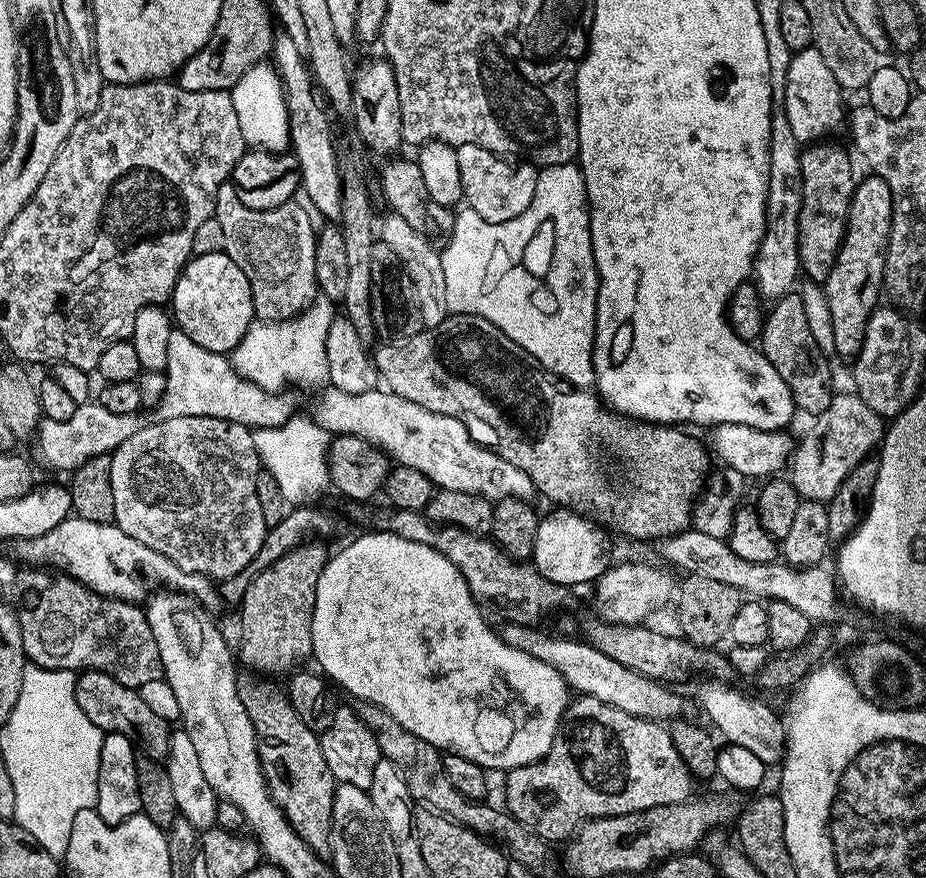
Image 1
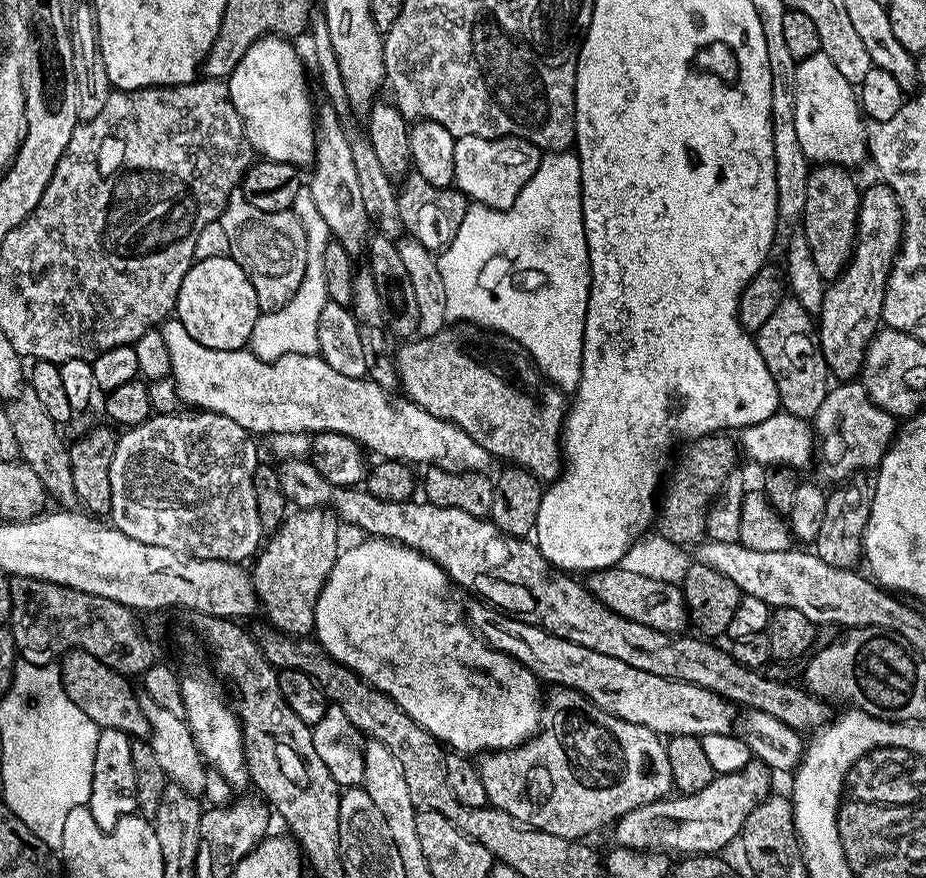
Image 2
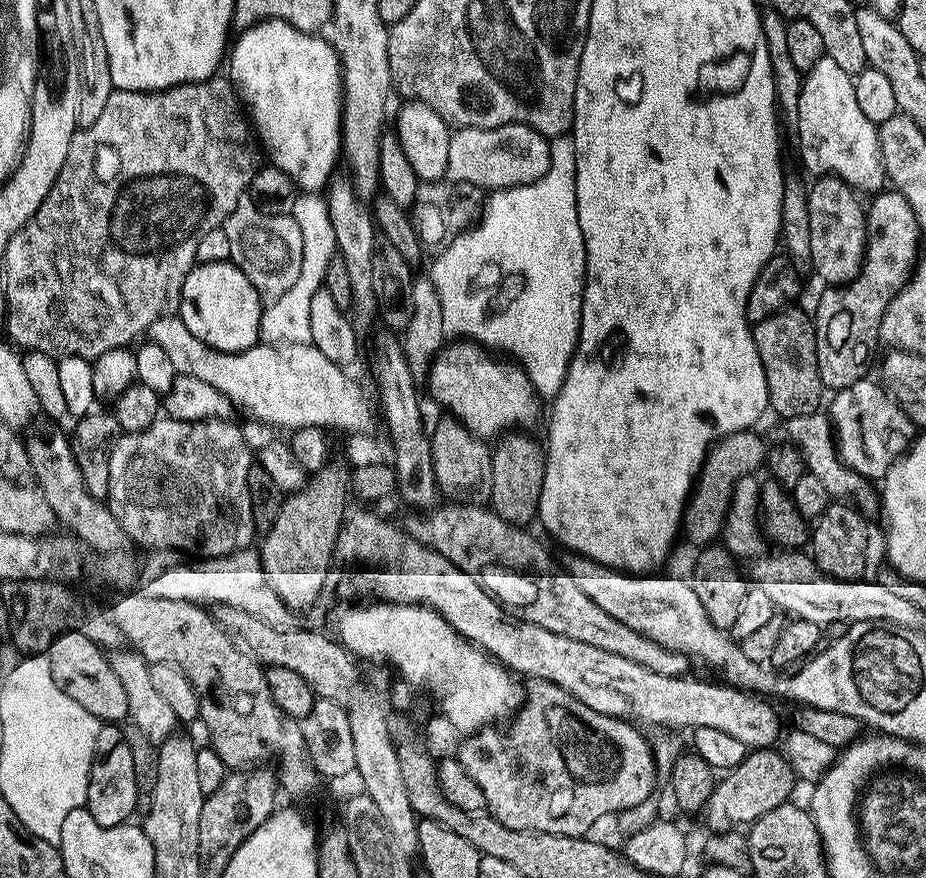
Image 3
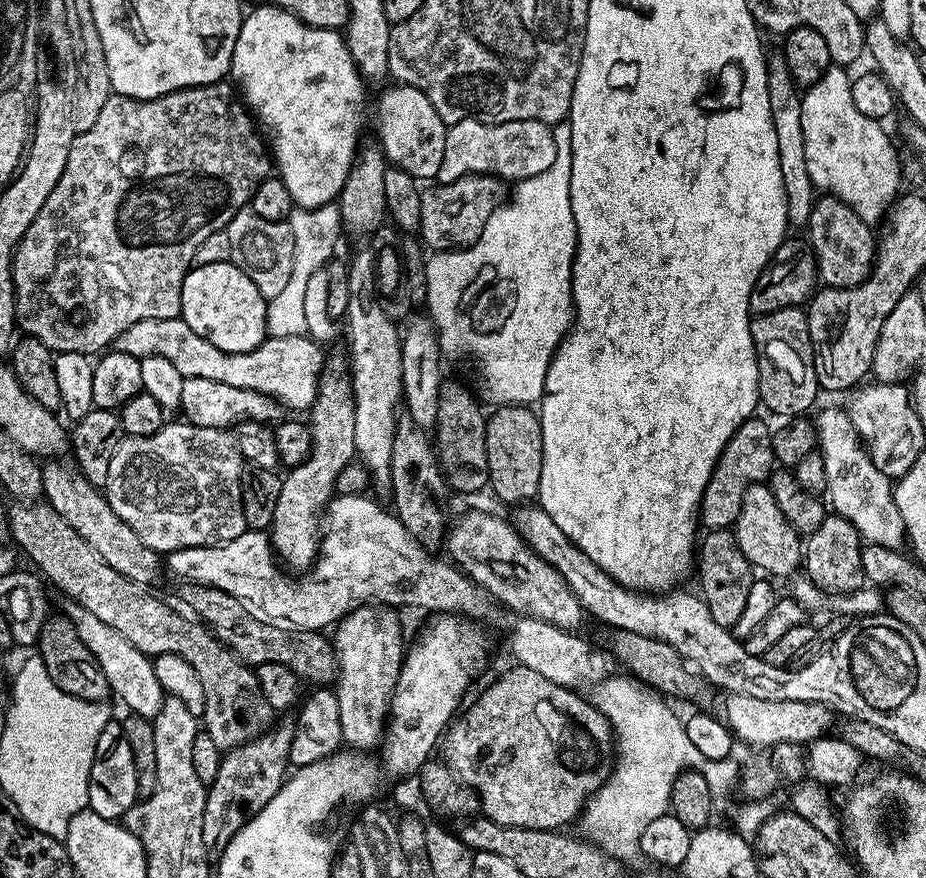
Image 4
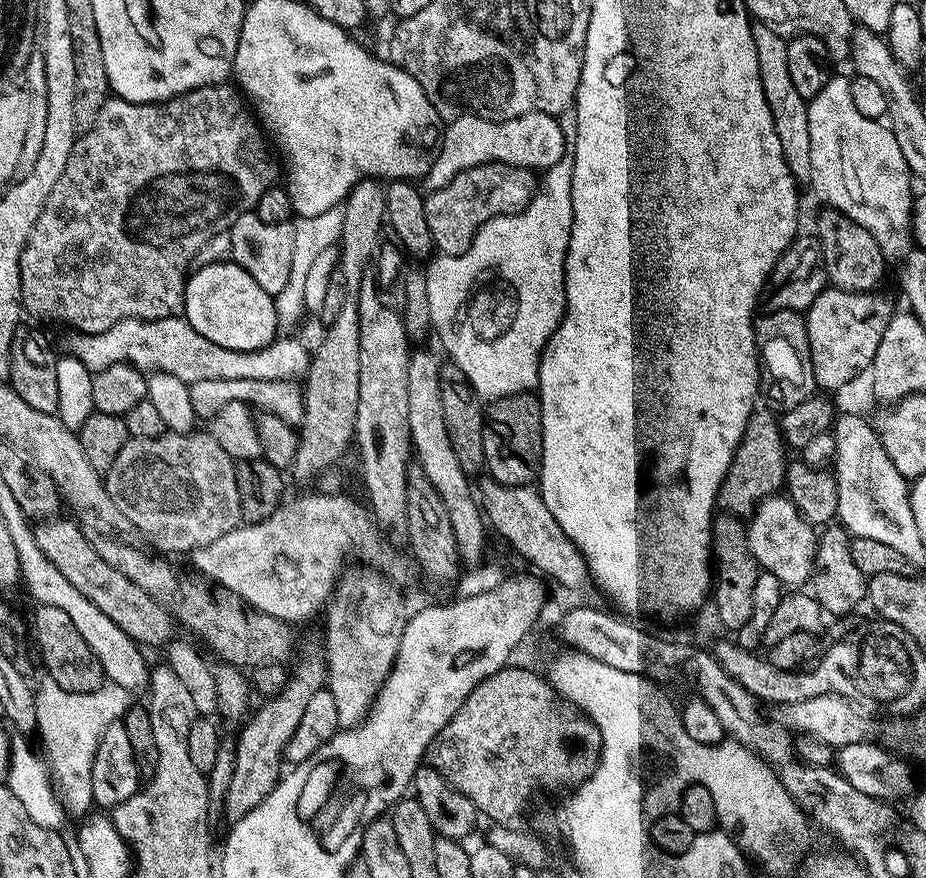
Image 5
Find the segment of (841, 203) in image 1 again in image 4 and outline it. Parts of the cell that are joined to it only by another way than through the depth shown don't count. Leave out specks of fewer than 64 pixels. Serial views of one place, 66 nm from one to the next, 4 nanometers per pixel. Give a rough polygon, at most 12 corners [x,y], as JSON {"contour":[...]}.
{"contour":[[821,195],[806,240],[819,279],[872,275],[878,236],[846,202]]}

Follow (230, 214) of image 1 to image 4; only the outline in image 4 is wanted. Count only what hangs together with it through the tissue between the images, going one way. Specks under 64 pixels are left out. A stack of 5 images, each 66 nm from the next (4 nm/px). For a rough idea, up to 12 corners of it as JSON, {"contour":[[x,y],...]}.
{"contour":[[251,207],[226,231],[231,263],[265,300],[294,271],[294,234]]}

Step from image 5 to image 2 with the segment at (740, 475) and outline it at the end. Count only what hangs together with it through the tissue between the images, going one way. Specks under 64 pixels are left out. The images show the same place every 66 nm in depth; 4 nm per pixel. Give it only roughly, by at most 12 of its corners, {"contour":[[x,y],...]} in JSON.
{"contour":[[728,434],[700,436],[671,469],[659,535],[695,546],[737,471]]}

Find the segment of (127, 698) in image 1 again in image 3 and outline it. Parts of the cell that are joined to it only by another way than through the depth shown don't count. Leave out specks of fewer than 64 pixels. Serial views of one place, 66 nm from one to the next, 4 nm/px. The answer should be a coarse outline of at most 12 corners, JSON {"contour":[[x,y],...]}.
{"contour":[[63,632],[46,653],[59,688],[101,722],[128,720],[105,649]]}

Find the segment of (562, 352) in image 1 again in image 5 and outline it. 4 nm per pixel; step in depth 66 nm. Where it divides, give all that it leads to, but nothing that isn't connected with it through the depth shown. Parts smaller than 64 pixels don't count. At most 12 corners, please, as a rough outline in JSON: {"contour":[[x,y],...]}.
{"contour":[[574,154],[426,268],[481,401],[540,383],[564,317]]}

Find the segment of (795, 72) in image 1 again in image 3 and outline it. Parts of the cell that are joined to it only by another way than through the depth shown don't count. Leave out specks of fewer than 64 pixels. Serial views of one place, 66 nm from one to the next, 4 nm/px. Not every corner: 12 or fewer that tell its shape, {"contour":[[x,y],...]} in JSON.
{"contour":[[827,54],[804,76],[794,131],[813,177],[886,184],[880,130]]}

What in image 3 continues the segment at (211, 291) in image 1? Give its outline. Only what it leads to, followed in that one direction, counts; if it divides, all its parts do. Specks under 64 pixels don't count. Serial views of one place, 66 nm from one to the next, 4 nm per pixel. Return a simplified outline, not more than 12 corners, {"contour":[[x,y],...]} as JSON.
{"contour":[[231,262],[197,263],[180,320],[206,346],[260,340],[258,290]]}

